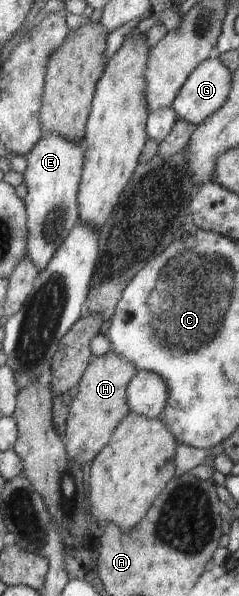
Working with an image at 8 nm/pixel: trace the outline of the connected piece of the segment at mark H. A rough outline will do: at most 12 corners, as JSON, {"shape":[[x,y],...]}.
{"shape":[[92,355],[68,407],[67,456],[92,462],[130,413],[137,368]]}

